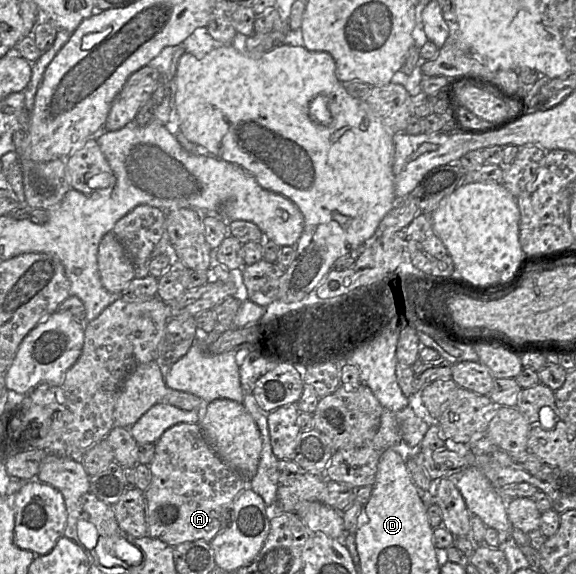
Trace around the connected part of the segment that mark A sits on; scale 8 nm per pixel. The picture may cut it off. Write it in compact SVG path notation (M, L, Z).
M178 423L165 430L155 443L155 454L149 467L152 480L144 491L147 534L171 547L197 540L211 542L227 528L226 525L232 516L231 503L235 502L239 493L248 486L248 480L224 463L212 450L199 423Z

